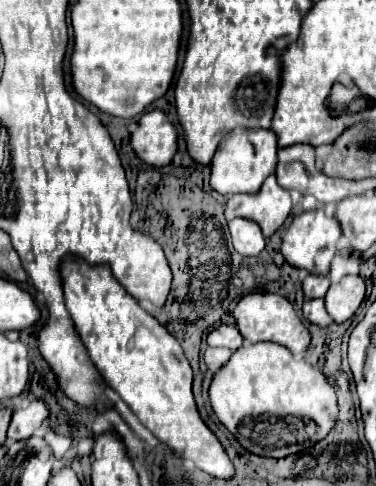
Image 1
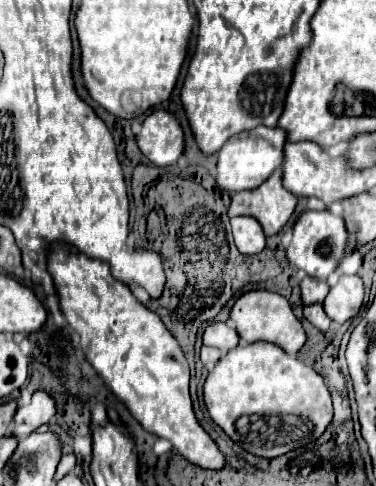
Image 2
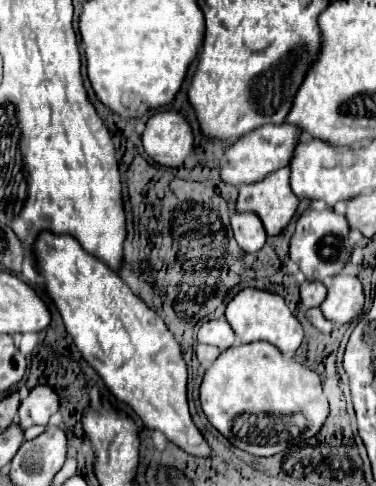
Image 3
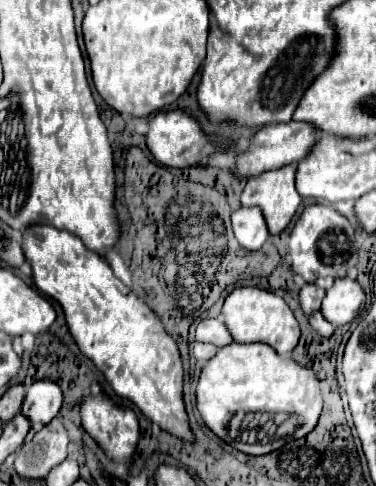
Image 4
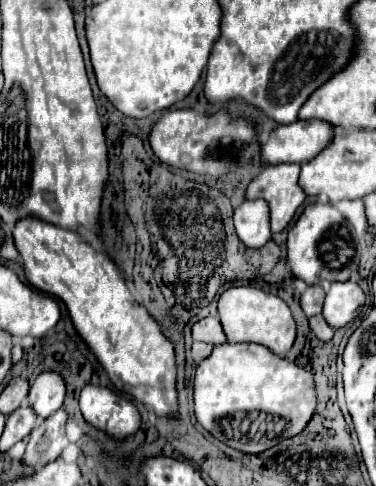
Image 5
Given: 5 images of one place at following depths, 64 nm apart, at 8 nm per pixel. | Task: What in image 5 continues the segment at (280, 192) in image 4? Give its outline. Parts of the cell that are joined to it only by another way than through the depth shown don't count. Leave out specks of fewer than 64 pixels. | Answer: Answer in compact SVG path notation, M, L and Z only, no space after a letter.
M300 164L266 166L248 186L246 198L264 198L270 204L272 232L282 232L306 200L298 184Z

